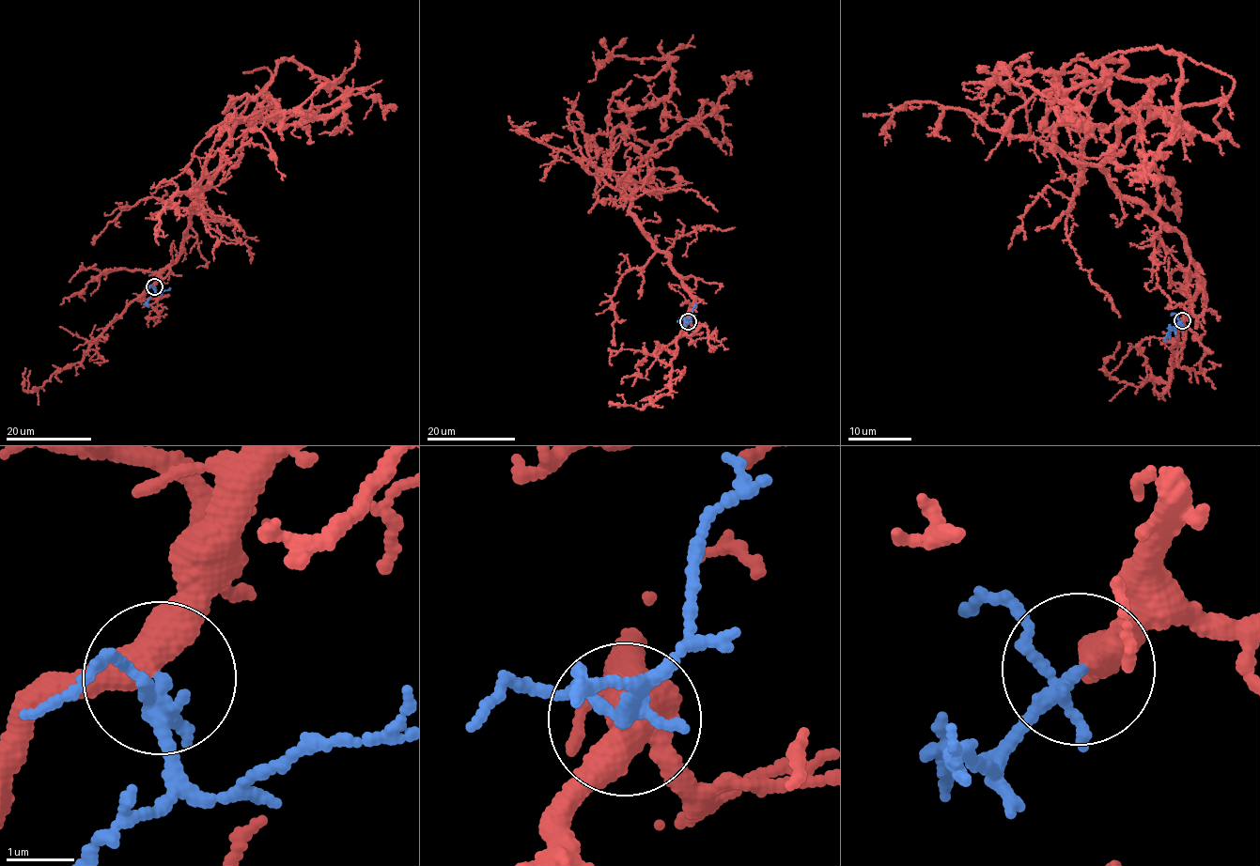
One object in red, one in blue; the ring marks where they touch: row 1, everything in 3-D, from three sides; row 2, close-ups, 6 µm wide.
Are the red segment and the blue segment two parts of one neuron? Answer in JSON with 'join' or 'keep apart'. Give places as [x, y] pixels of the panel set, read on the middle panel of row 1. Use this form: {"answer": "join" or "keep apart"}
{"answer": "join"}

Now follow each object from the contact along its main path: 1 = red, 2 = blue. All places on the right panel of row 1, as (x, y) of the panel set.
1: (1183, 319), (1185, 239), (1103, 167), (1158, 108), (1102, 76), (1066, 94), (1080, 128), (1000, 67), (963, 82)
2: (1182, 320), (1174, 329), (1170, 327), (1167, 341)

